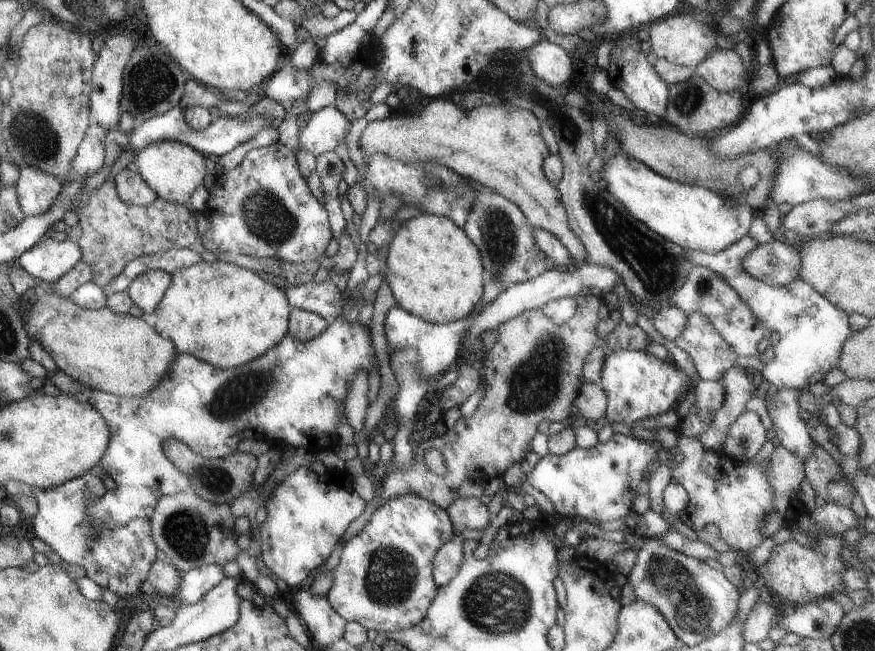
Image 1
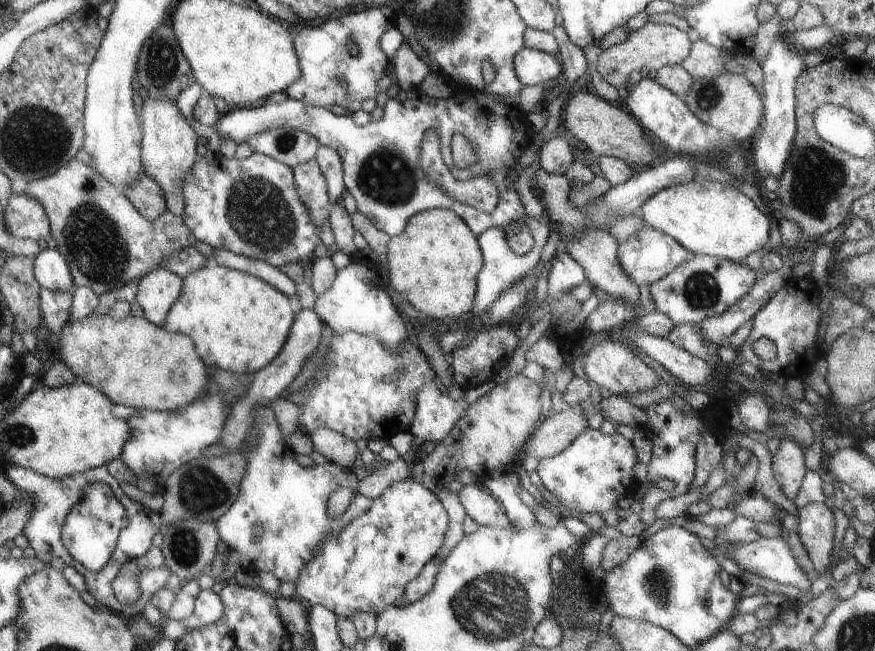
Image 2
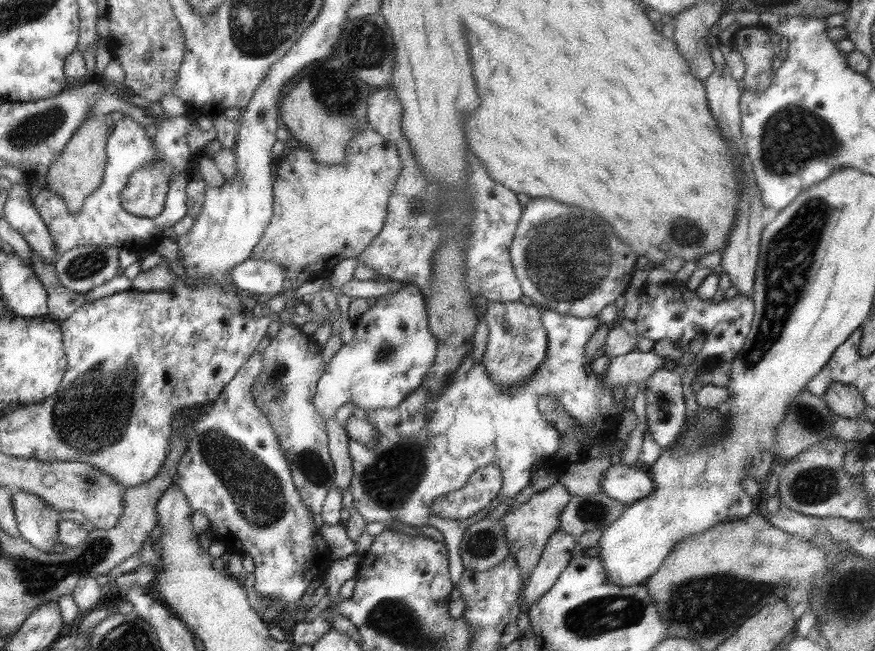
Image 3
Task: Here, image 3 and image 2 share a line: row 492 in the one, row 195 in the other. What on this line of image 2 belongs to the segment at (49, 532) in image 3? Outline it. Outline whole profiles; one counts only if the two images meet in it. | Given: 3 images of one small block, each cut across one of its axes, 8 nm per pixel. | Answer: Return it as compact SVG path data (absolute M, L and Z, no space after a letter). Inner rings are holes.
M17 194L7 200L3 208L3 224L13 238L21 240L39 242L49 234L49 218L43 206L27 194Z

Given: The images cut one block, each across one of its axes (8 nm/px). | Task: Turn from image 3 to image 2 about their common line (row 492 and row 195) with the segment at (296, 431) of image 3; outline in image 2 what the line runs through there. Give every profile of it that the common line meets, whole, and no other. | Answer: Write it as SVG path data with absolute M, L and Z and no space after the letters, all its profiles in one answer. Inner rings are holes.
M311 158L303 164L297 164L293 168L293 186L299 194L299 198L303 200L303 204L307 206L311 220L317 224L317 228L321 228L321 222L327 220L333 206L329 204L327 184L325 184L325 178L323 178L315 158Z

